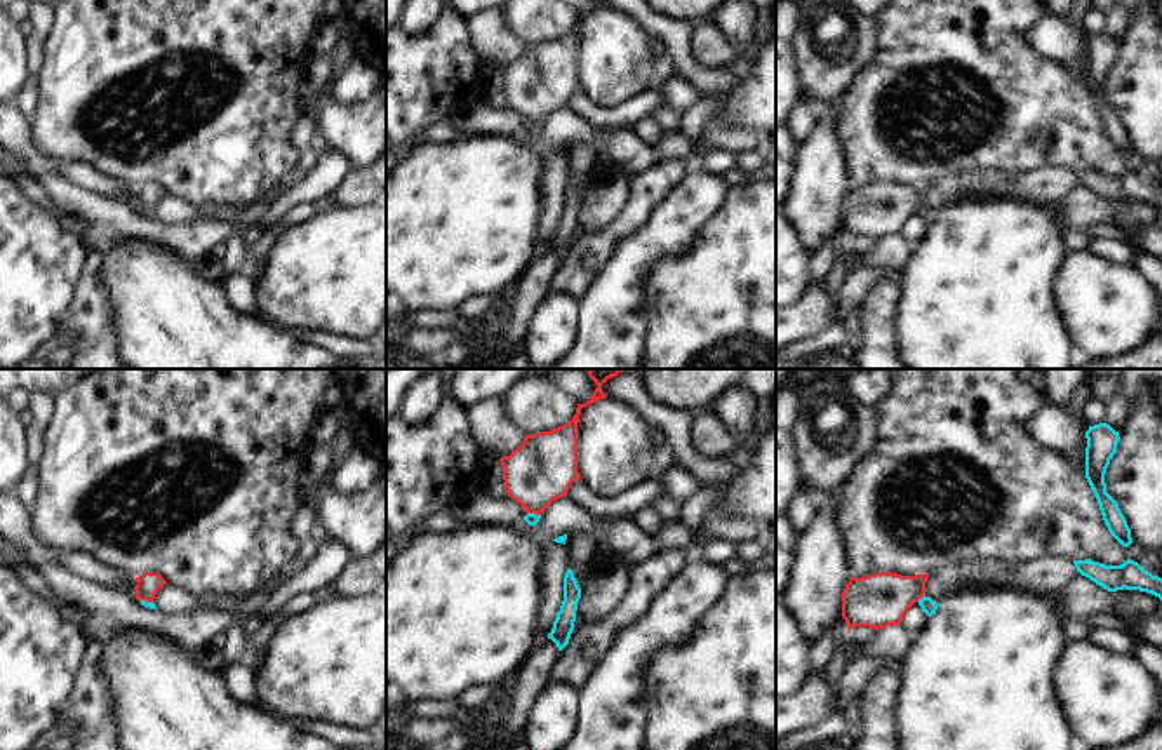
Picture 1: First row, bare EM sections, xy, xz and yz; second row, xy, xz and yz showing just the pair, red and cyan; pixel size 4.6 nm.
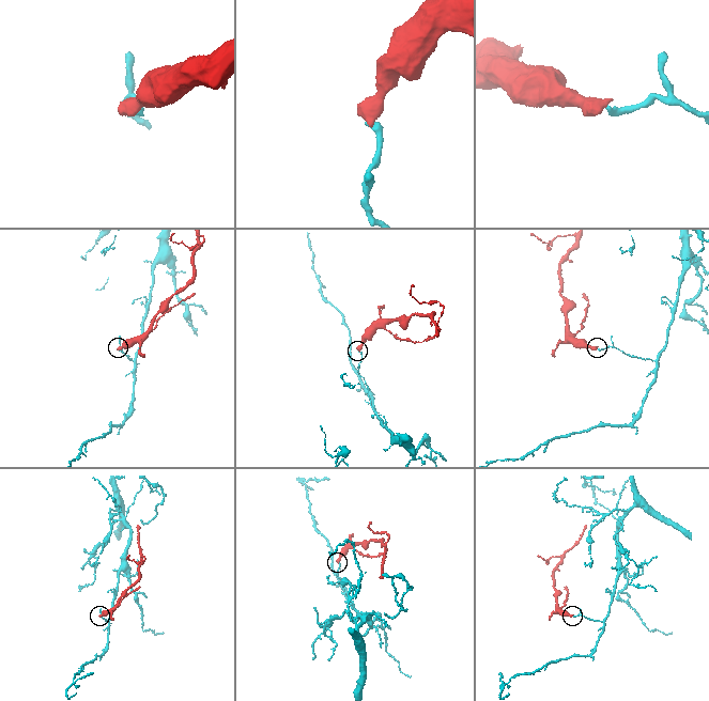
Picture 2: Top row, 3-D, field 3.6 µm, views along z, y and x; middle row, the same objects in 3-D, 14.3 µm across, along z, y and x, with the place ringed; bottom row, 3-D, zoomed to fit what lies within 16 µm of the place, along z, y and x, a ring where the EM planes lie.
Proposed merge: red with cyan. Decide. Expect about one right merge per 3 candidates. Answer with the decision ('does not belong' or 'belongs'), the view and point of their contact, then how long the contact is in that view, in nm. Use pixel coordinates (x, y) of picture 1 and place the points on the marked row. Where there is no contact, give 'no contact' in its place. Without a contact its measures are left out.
does not belong | yz (921, 597) | 50 nm

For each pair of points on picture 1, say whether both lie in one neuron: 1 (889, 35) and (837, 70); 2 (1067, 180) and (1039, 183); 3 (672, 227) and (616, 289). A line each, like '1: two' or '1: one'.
1: two
2: one
3: one

